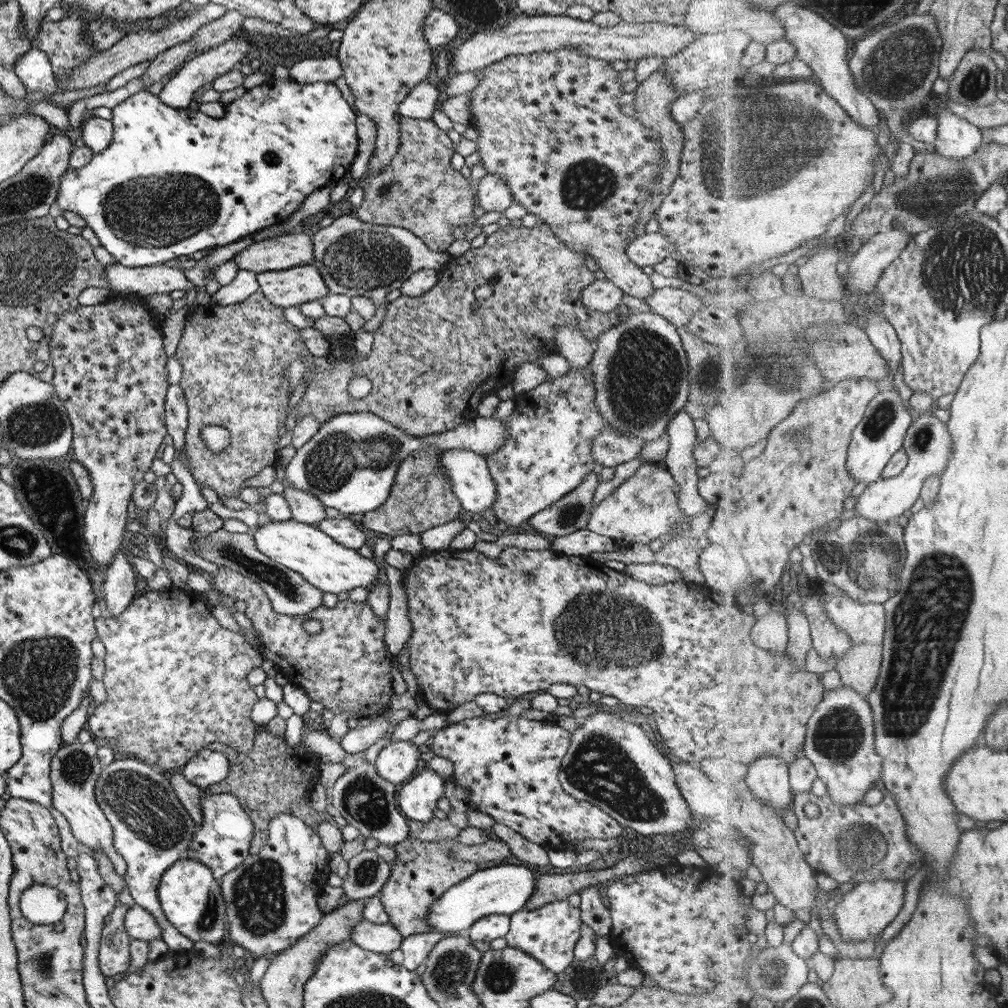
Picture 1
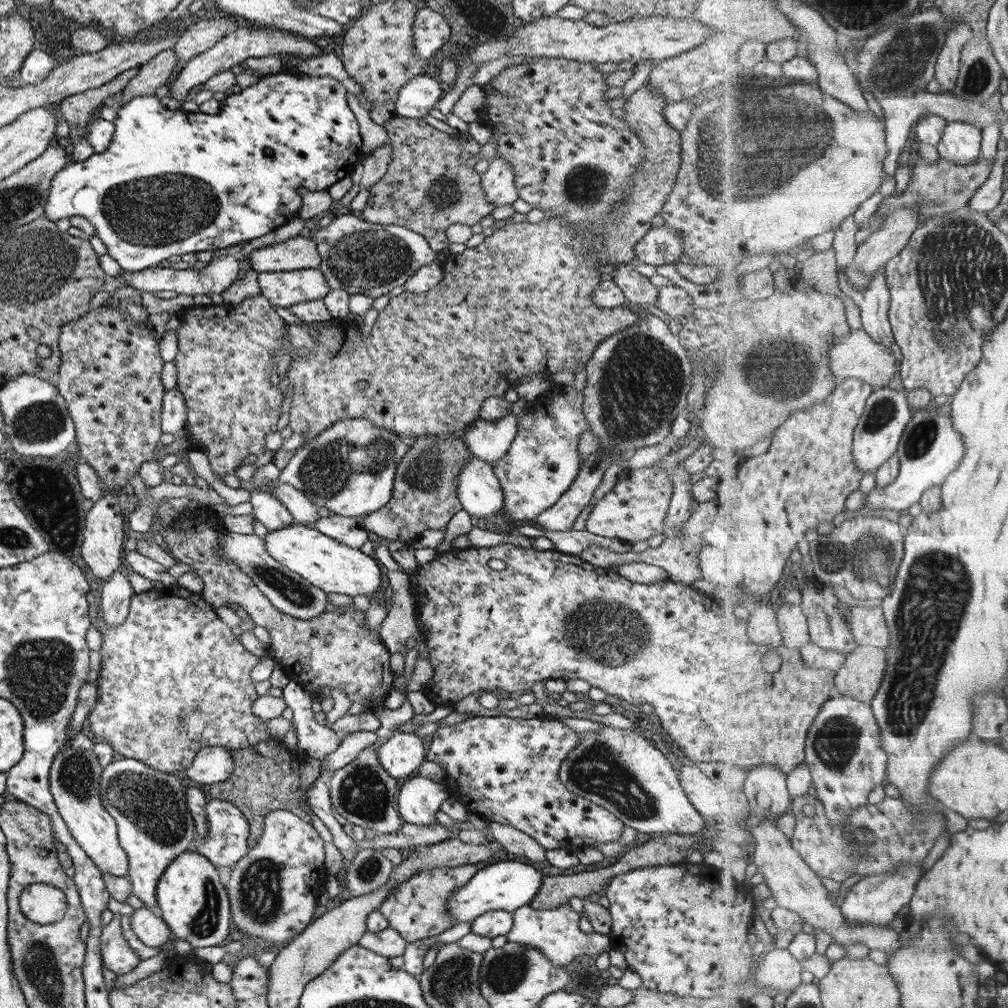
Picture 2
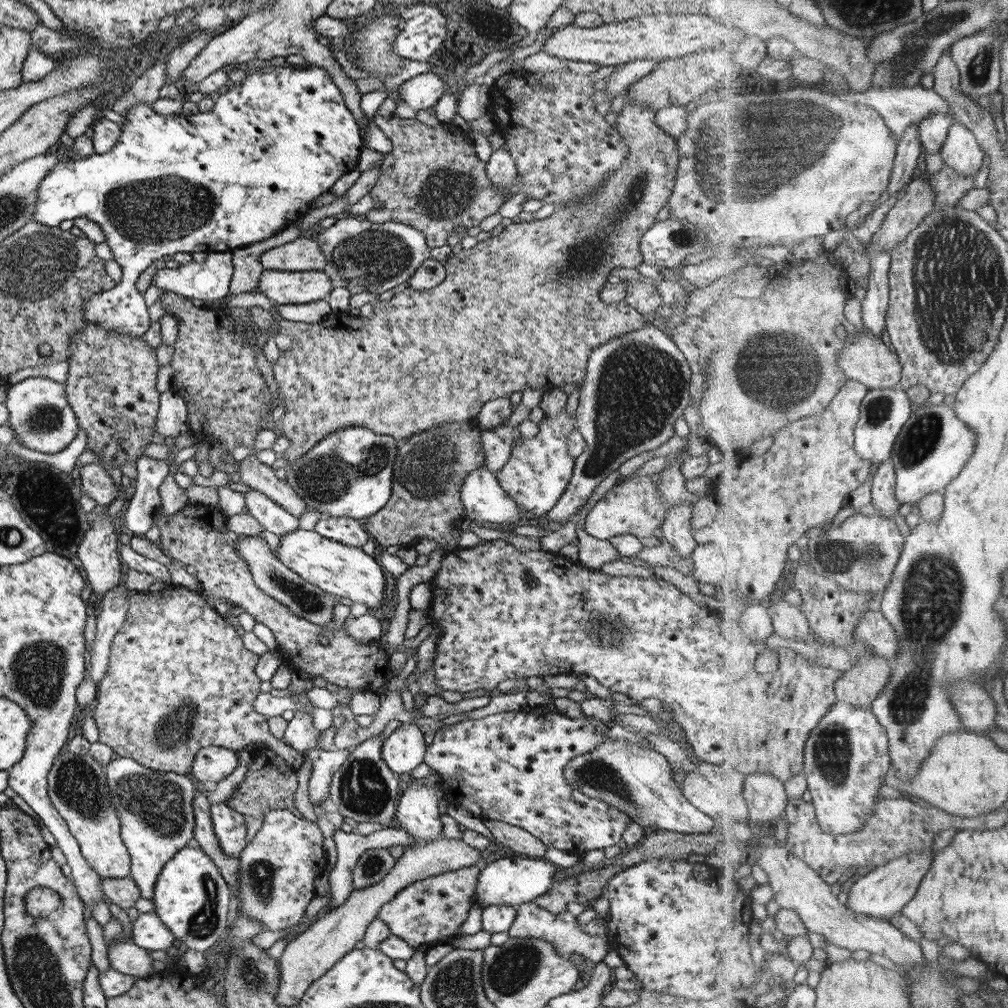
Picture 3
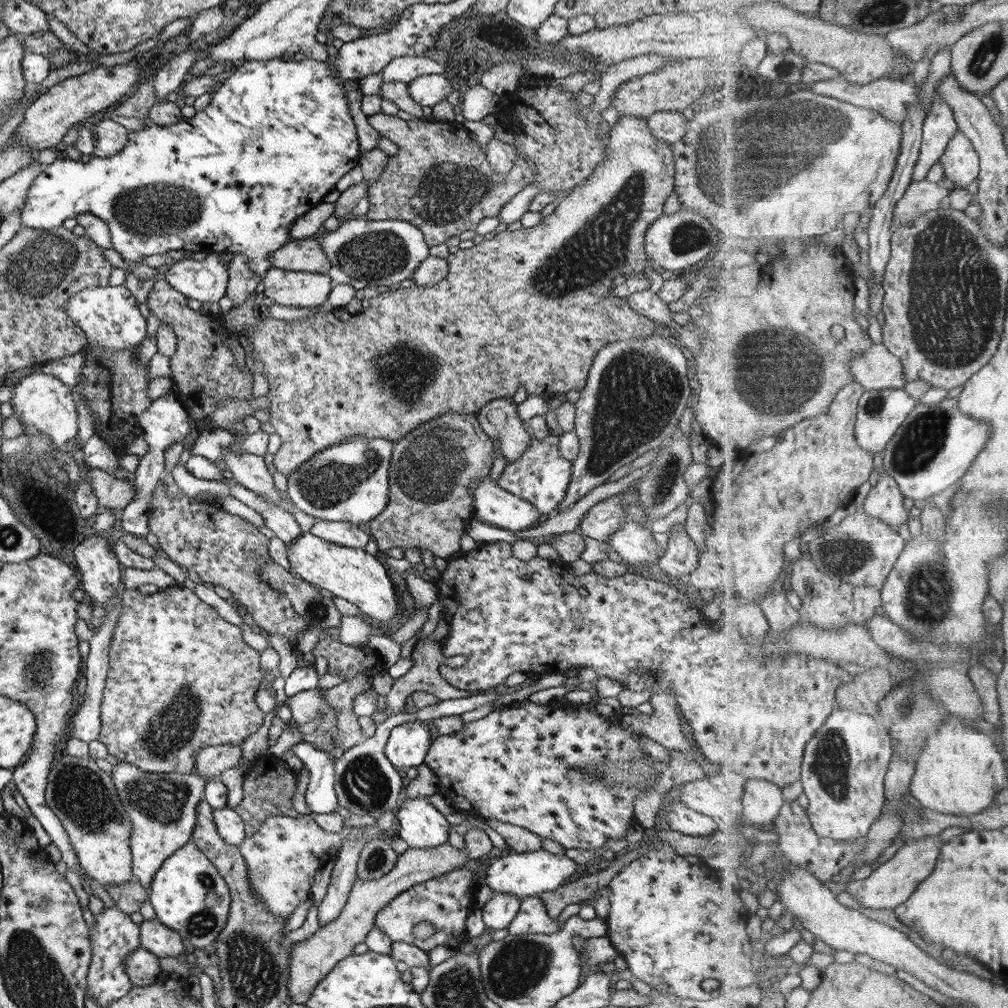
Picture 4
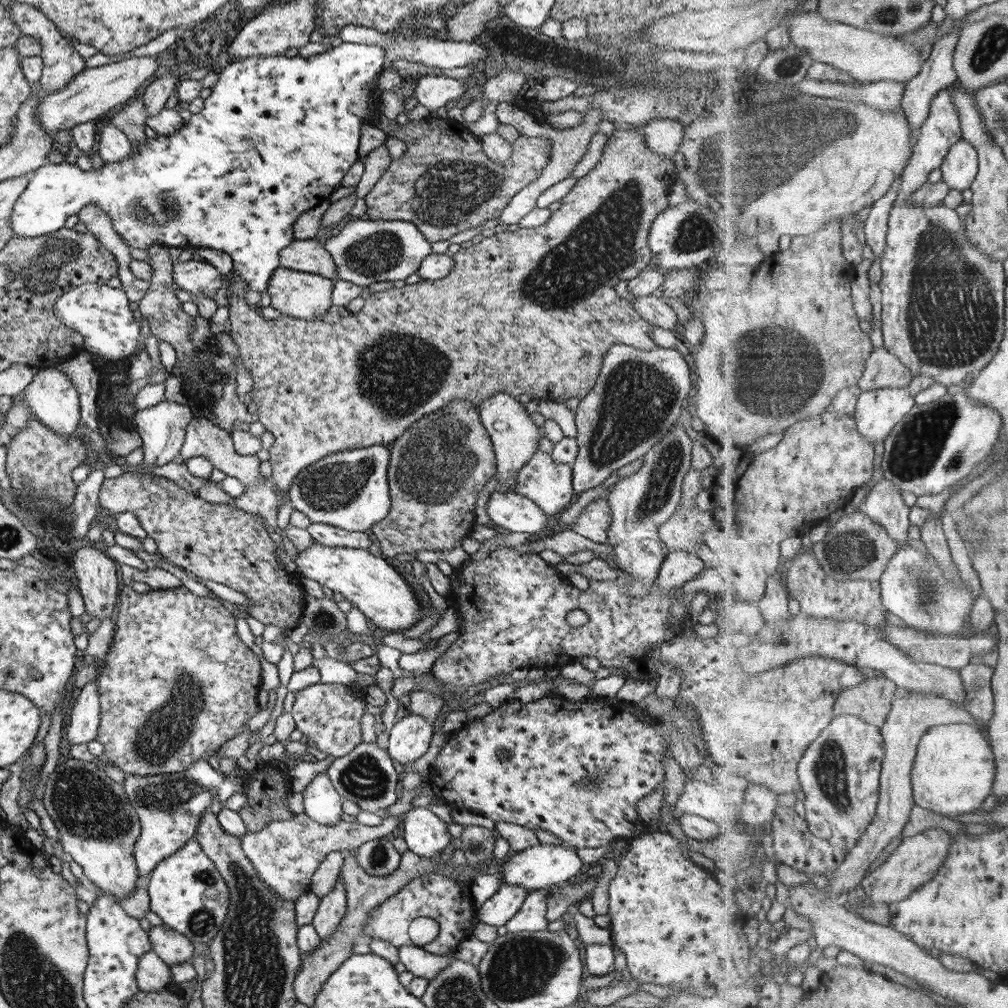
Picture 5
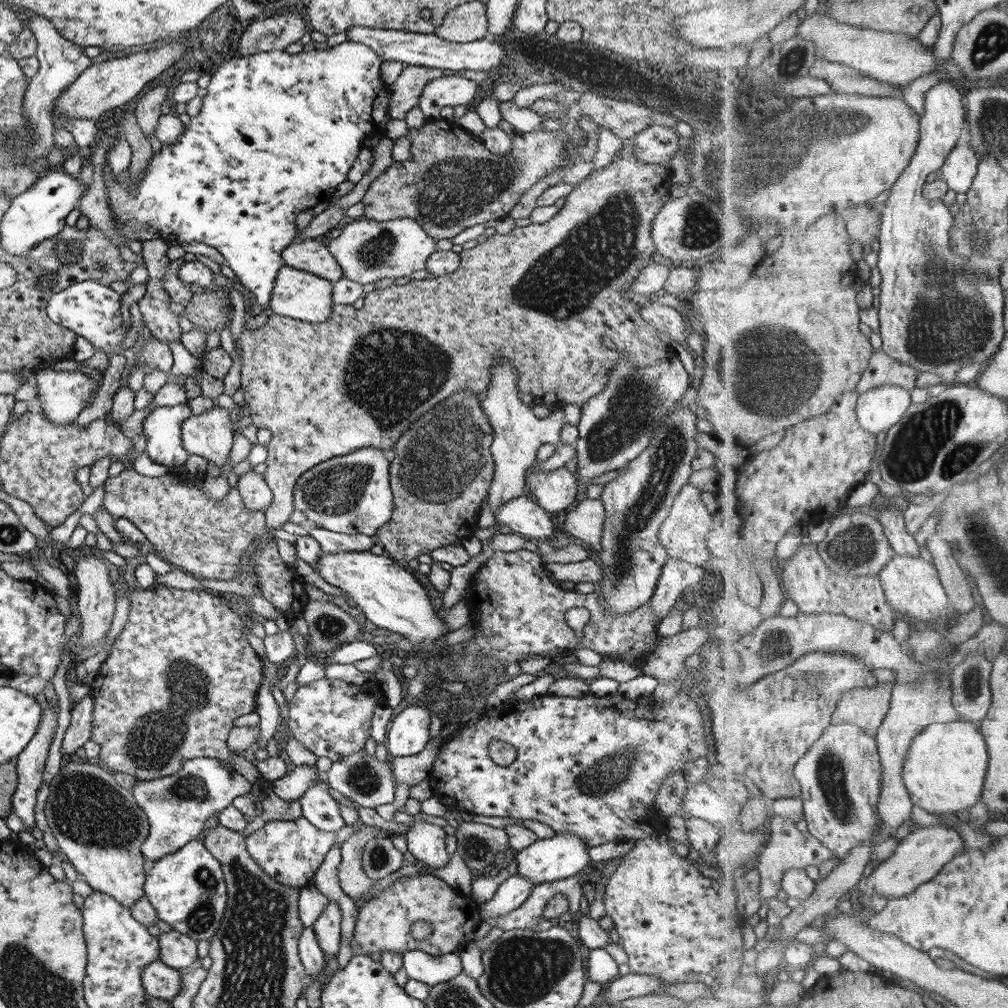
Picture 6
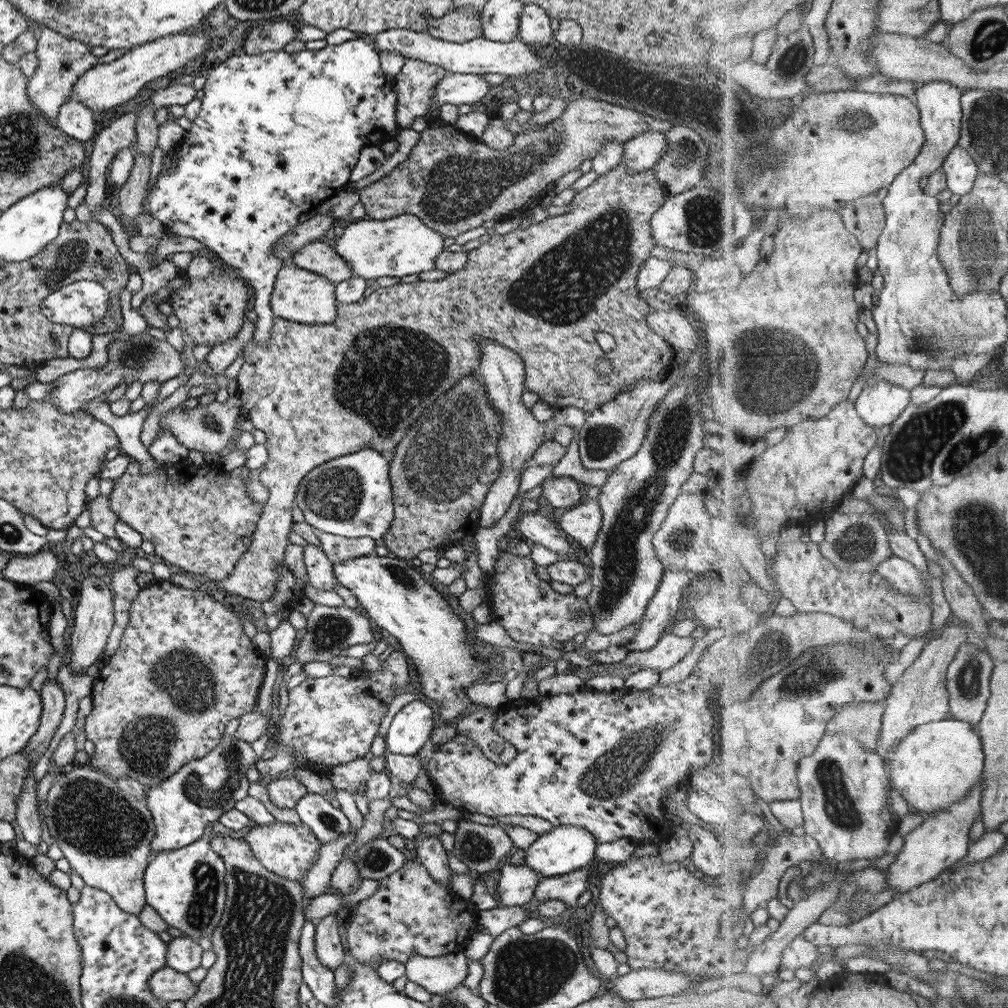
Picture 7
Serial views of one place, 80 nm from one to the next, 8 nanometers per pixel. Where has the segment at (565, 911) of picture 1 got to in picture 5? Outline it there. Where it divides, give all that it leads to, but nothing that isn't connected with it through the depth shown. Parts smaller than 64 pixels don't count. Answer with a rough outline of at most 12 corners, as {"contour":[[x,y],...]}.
{"contour":[[547,889],[528,891],[504,924],[509,932],[545,931]]}

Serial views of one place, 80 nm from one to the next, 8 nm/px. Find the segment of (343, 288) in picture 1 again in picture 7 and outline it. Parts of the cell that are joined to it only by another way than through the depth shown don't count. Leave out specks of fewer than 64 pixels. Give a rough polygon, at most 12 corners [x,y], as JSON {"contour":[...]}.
{"contour":[[419,218],[358,219],[332,249],[351,277],[433,270],[443,236]]}

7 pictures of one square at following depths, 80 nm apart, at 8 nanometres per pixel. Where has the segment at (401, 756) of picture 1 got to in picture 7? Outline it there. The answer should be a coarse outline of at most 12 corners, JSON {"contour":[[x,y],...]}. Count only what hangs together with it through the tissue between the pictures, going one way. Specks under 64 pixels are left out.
{"contour":[[418,699],[389,722],[385,750],[416,754],[427,742],[434,706]]}

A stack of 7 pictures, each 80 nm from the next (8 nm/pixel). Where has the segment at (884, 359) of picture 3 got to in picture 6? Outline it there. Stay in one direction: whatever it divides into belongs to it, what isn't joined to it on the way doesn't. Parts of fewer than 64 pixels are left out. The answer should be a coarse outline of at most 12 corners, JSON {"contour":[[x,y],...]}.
{"contour":[[887,356],[871,357],[858,382],[861,393],[883,385],[912,390],[919,371]]}

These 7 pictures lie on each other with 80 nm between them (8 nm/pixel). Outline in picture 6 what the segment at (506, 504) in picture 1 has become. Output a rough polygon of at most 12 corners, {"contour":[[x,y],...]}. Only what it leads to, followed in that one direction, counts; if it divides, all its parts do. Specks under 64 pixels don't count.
{"contour":[[565,467],[524,473],[537,504],[554,514],[573,504],[576,478]]}

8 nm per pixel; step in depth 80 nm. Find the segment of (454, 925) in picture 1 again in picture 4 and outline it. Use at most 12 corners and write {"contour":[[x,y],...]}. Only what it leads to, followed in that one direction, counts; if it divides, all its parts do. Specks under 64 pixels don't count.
{"contour":[[540,848],[489,864],[494,894],[519,900],[555,890],[575,870]]}

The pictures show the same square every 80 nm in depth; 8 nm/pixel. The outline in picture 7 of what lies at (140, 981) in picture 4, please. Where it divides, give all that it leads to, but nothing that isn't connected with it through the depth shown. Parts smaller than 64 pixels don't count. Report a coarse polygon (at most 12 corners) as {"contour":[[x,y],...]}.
{"contour":[[167,965],[148,976],[150,993],[185,1002],[198,989]]}

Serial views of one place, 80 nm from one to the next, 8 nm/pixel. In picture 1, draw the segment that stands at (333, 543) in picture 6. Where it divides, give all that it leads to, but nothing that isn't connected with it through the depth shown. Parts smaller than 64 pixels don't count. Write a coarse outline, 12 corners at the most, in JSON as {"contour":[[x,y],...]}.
{"contour":[[345,516],[325,518],[316,528],[357,551],[365,534]]}

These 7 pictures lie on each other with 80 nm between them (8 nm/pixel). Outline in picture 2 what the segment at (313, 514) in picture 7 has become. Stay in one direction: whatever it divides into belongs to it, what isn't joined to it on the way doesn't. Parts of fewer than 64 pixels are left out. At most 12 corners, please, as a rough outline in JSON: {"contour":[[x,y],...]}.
{"contour":[[338,420],[277,481],[330,514],[390,499],[412,439]]}

